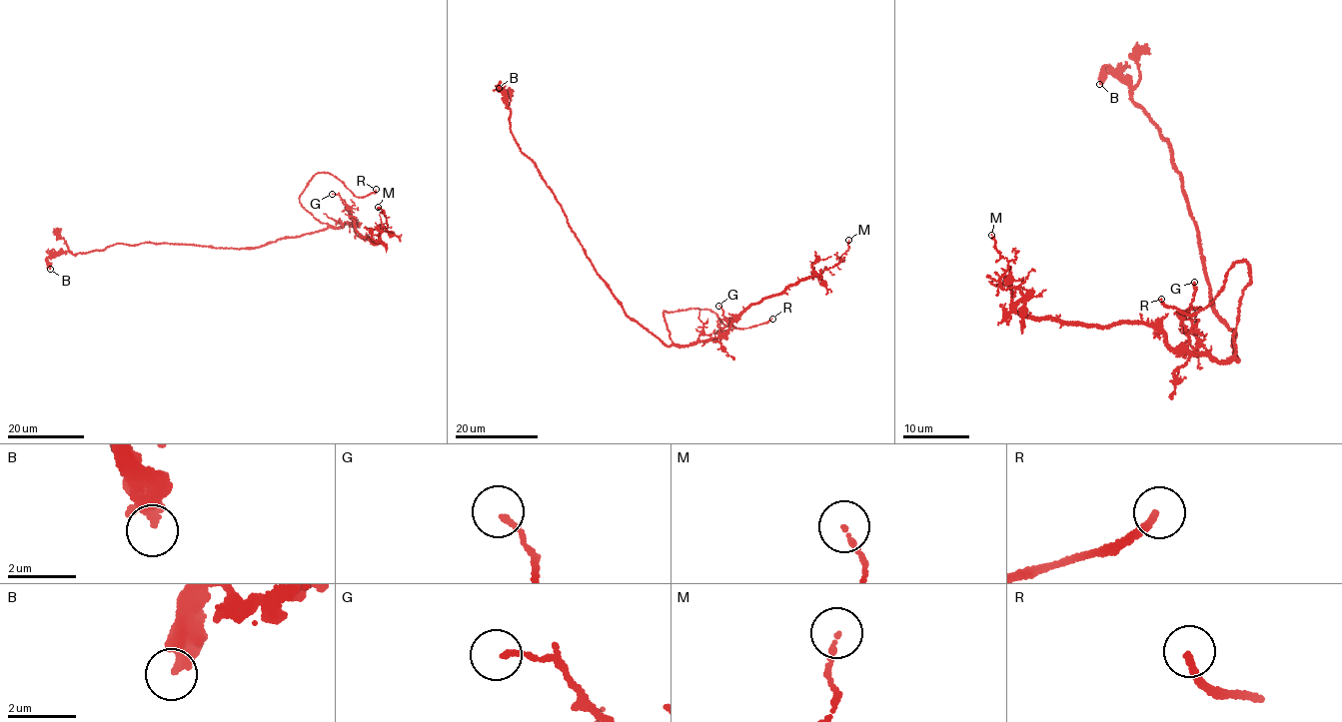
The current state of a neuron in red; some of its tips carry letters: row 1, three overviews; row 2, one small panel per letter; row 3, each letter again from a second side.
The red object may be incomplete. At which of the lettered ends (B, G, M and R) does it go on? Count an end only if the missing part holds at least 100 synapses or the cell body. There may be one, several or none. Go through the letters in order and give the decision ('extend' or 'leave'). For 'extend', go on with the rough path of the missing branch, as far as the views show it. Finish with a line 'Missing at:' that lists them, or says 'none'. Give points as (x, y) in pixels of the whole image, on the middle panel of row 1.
B: leave
G: leave
M: leave
R: extend | (772, 319), (776, 305), (772, 301)
Missing at: R

